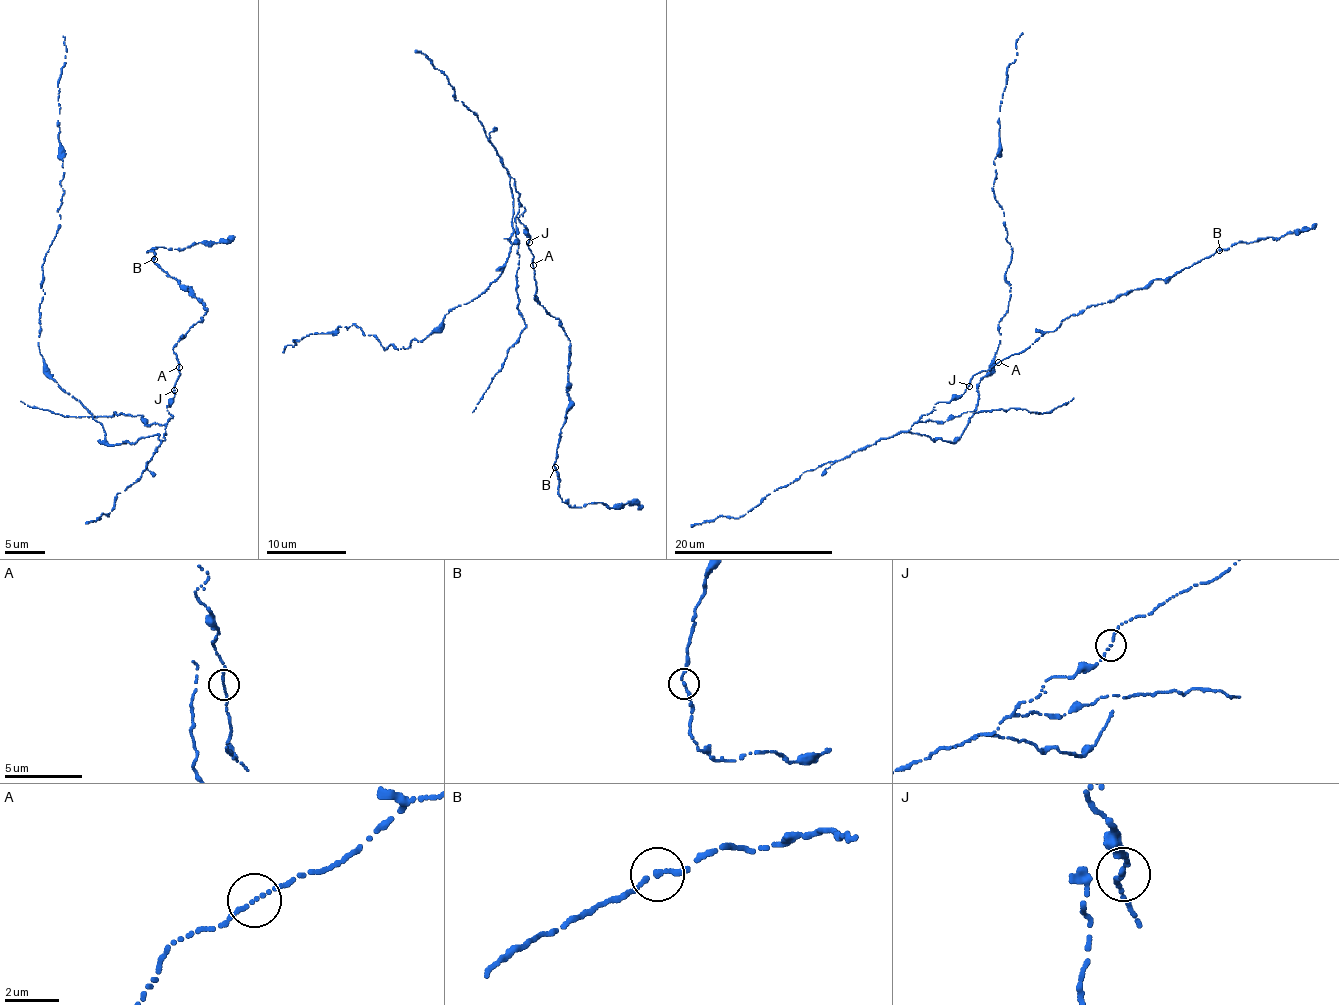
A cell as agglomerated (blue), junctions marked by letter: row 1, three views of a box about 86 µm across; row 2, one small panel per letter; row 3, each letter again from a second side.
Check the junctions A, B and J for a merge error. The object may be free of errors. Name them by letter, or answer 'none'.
none

